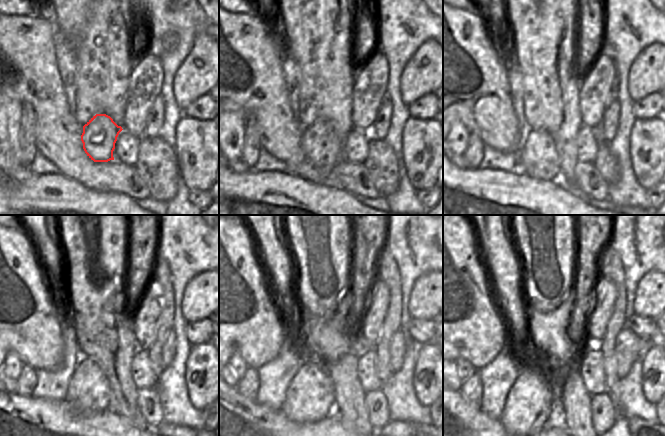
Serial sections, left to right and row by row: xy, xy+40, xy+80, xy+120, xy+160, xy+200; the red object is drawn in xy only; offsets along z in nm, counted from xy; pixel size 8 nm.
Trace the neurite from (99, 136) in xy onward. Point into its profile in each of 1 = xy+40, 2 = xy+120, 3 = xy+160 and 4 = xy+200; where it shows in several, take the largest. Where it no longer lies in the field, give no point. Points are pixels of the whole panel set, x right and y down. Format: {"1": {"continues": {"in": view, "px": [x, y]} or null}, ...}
{"1": {"continues": {"in": "xy+40", "px": [322, 147]}}, "2": {"continues": {"in": "xy+120", "px": [88, 391]}}, "3": {"continues": {"in": "xy+160", "px": [310, 397]}}, "4": {"continues": {"in": "xy+200", "px": [531, 402]}}}

